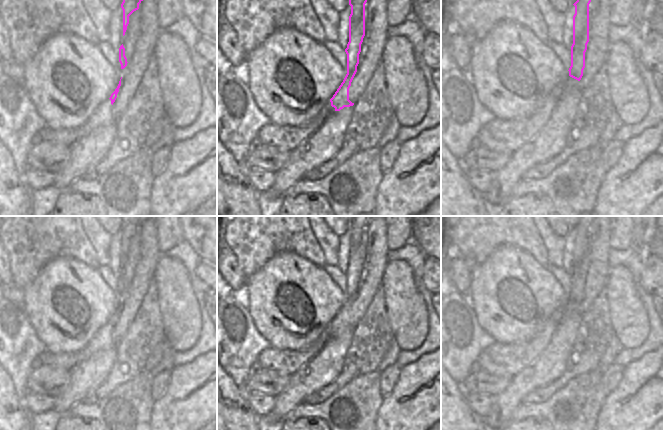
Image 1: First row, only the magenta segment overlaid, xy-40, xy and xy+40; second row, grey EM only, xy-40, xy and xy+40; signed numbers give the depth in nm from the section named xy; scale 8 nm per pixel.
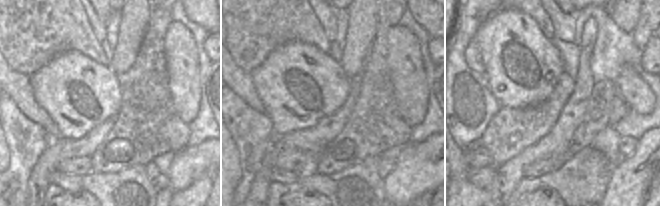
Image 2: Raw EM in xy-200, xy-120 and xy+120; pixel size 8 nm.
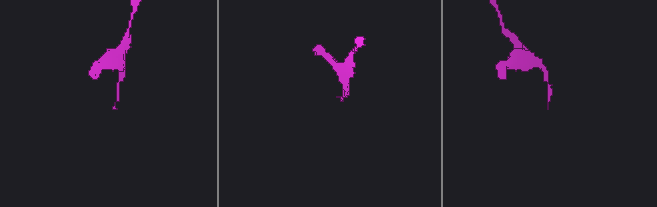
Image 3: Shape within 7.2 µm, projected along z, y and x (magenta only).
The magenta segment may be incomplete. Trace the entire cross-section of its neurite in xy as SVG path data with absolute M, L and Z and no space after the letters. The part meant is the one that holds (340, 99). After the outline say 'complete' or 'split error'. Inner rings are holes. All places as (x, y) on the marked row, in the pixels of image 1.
M349 0L349 42L345 49L347 74L330 99L335 111L326 116L323 124L308 139L291 151L289 162L275 173L275 182L269 190L274 195L288 194L308 171L331 159L341 148L353 112L354 103L349 100L349 88L357 72L365 36L366 2L367 0Z; split error

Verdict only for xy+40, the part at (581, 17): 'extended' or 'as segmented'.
extended

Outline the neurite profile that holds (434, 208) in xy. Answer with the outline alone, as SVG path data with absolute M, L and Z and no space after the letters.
M441 195L434 201L429 203L418 215L416 216L441 216Z

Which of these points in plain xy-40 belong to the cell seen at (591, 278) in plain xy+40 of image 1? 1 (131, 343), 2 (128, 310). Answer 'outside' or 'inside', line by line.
1: outside
2: inside

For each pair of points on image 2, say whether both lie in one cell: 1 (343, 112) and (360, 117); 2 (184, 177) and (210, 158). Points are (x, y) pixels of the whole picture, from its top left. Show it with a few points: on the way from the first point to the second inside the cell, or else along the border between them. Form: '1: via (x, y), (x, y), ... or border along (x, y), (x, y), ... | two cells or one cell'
1: border along (359, 93), (351, 115), (338, 135) | two cells
2: via (190, 171), (204, 158) | one cell

